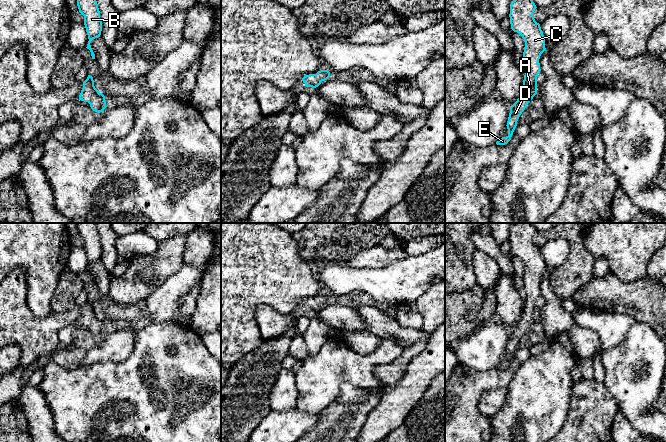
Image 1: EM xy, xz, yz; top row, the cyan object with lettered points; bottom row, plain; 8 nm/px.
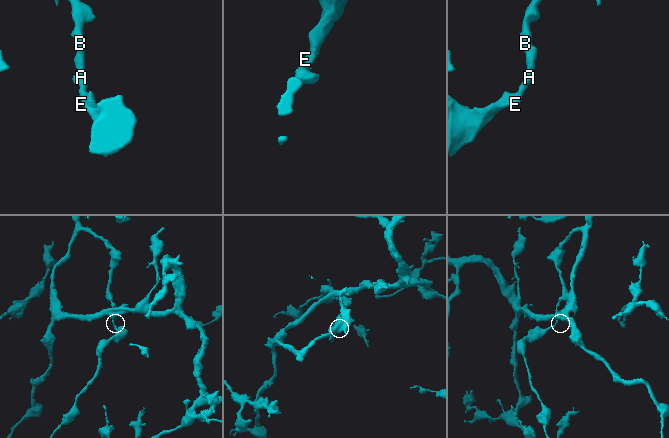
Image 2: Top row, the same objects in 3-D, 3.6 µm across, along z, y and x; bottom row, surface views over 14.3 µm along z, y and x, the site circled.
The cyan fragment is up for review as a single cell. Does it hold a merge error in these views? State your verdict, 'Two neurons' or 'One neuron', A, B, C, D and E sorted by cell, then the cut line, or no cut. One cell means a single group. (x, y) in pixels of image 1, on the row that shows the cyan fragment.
One neuron. Groups: A B C D E. No split

